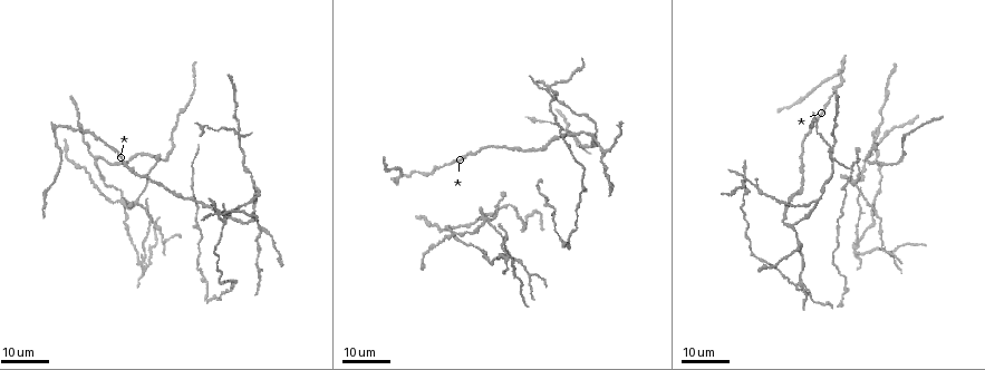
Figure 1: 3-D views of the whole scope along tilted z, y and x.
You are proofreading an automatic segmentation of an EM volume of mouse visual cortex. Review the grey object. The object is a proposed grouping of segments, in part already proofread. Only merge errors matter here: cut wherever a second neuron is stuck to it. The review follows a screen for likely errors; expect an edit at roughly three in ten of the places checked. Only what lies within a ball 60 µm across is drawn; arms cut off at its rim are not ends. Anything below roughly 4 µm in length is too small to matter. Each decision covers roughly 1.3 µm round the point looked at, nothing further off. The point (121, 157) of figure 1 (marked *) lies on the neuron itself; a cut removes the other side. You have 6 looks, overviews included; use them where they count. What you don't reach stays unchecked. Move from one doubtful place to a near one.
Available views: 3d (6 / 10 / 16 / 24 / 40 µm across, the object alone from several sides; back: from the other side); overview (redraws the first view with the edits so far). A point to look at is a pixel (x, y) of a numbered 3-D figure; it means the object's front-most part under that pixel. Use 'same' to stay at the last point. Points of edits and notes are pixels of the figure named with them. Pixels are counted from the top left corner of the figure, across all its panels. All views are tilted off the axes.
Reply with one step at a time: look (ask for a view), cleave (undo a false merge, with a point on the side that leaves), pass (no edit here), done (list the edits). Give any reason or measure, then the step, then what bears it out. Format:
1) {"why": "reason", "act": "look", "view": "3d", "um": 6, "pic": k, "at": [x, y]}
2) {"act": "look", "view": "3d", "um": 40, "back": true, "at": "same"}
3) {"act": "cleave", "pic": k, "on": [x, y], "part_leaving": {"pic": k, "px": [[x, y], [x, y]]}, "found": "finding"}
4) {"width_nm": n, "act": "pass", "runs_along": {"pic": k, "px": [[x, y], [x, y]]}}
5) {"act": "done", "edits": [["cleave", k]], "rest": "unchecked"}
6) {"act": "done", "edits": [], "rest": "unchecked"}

{"why": "looks like a crossing", "act": "look", "view": "3d", "um": 24, "pic": 1, "at": [142, 261]}

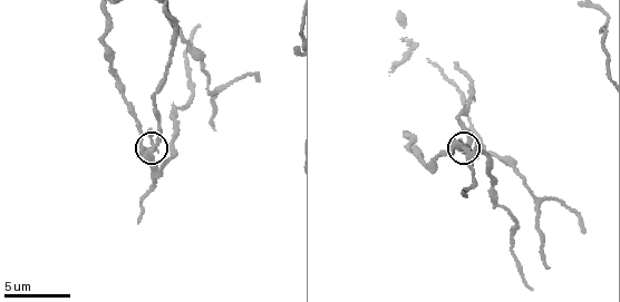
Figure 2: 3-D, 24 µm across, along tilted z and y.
{"act": "look", "view": "3d", "um": 10, "pic": 2, "at": [462, 145]}

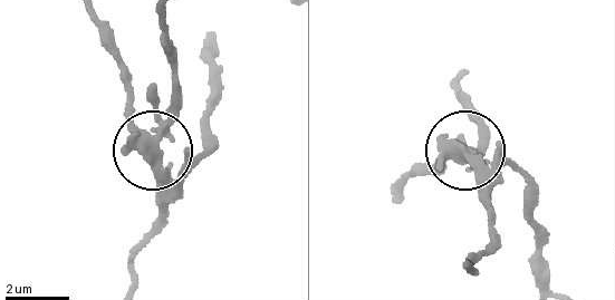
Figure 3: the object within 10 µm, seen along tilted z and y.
{"width_nm": 340, "act": "cleave", "pic": 3, "on": [166, 168], "part_leaving": {"pic": 3, "px": [[450, 156], [491, 157], [528, 180], [545, 286]]}, "found": "a second neuron is stuck on"}

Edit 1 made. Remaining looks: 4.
{"why": "four or more arms meet", "act": "look", "view": "3d", "um": 24, "pic": 1, "at": [135, 203]}

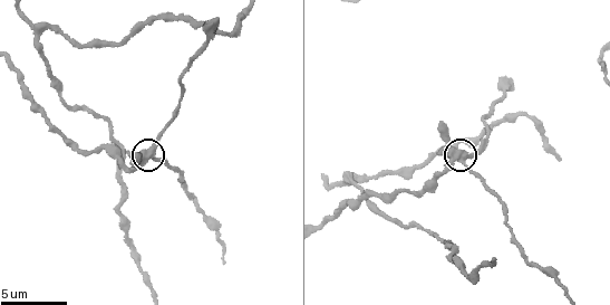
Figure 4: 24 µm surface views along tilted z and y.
{"act": "look", "view": "3d", "um": 10, "pic": 4, "at": [145, 157]}

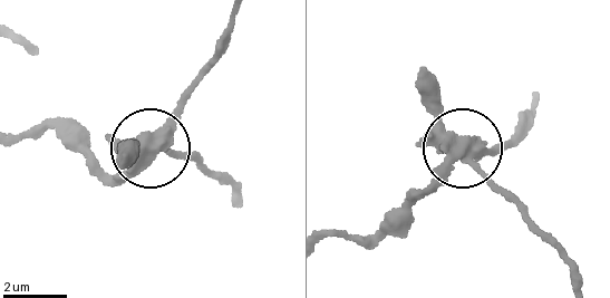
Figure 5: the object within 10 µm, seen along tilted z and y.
{"act": "cleave", "pic": 5, "on": [126, 143], "part_leaving": {"pic": 5, "px": [[451, 145], [509, 195], [574, 282]]}, "found": "two neurons meet here"}

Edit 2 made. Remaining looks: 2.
{"act": "done", "edits": [["cleave", 3], ["cleave", 5]], "rest": "unchecked"}

